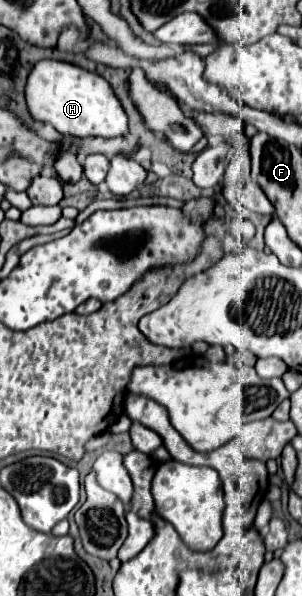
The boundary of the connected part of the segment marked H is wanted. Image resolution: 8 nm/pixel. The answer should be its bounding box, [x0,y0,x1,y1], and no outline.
[24,60,128,138]

